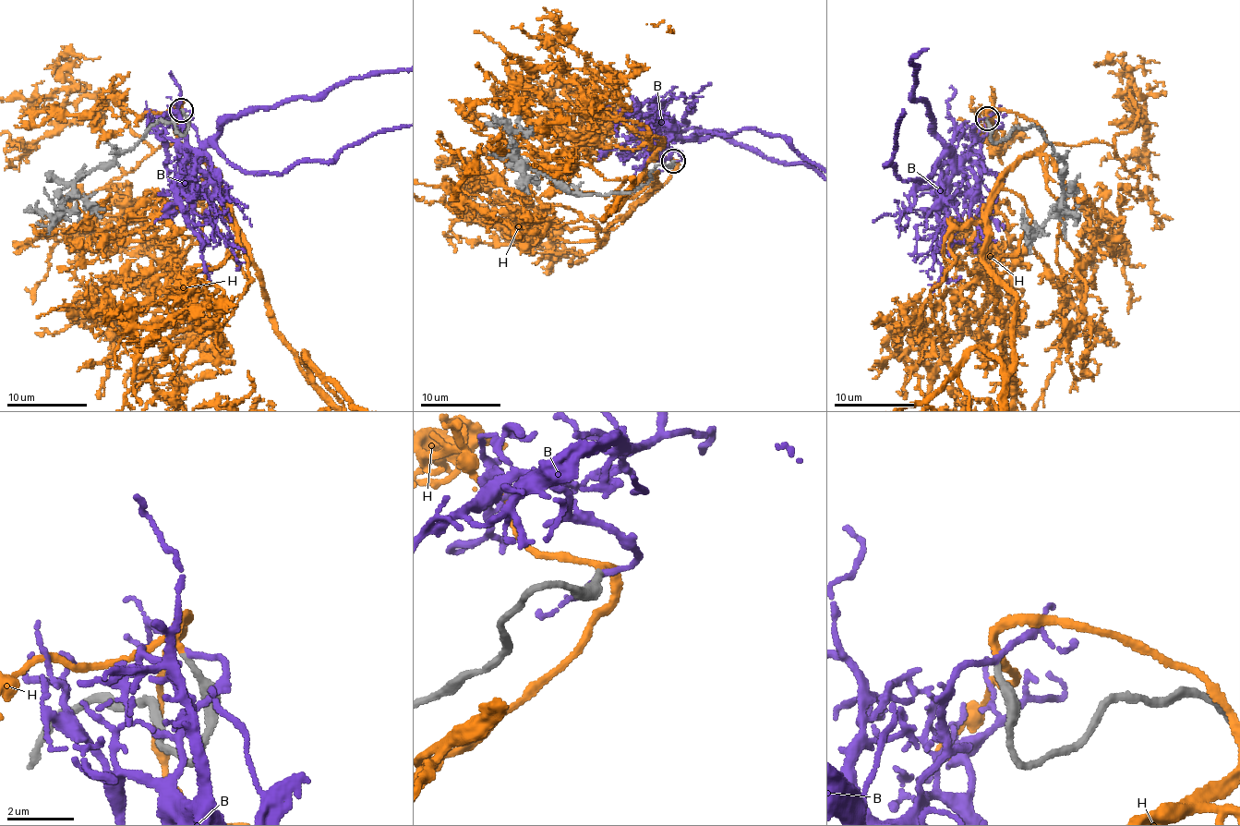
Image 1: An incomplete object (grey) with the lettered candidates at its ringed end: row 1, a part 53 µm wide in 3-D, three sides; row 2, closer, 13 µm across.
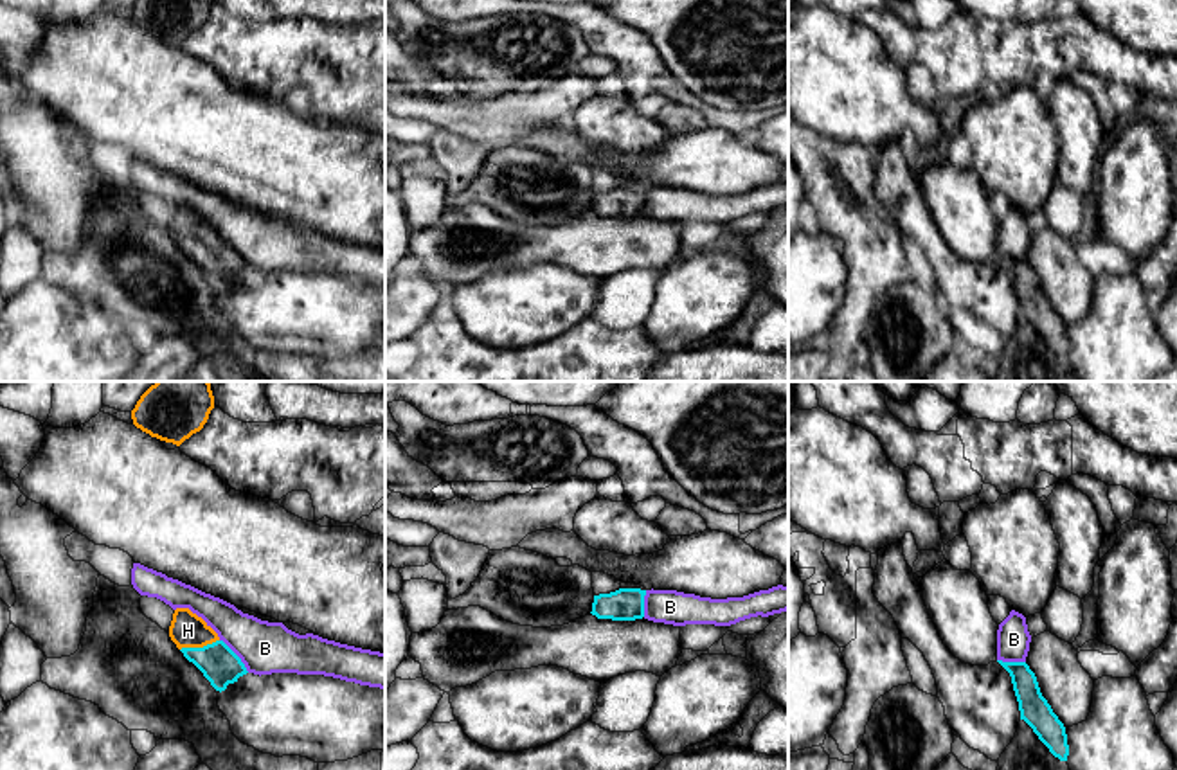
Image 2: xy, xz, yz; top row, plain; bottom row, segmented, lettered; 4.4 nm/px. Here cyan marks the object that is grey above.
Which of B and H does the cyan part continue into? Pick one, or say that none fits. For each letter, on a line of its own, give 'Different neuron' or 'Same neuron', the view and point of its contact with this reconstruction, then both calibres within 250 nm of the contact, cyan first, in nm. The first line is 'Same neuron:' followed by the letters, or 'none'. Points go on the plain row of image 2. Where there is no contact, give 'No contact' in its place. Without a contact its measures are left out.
Same neuron: H
B: Different neuron. Touches cyan at xy (236, 252). Thickness 170 nm (cyan) against 240 nm
H: Same neuron. Touches cyan at xy (198, 245). Thickness 170 nm (cyan) against 160 nm

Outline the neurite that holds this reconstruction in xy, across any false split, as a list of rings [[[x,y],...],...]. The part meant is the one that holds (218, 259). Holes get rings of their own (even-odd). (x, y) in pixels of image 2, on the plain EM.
[[[189,205],[175,207],[169,234],[220,290],[248,270],[241,255]]]

